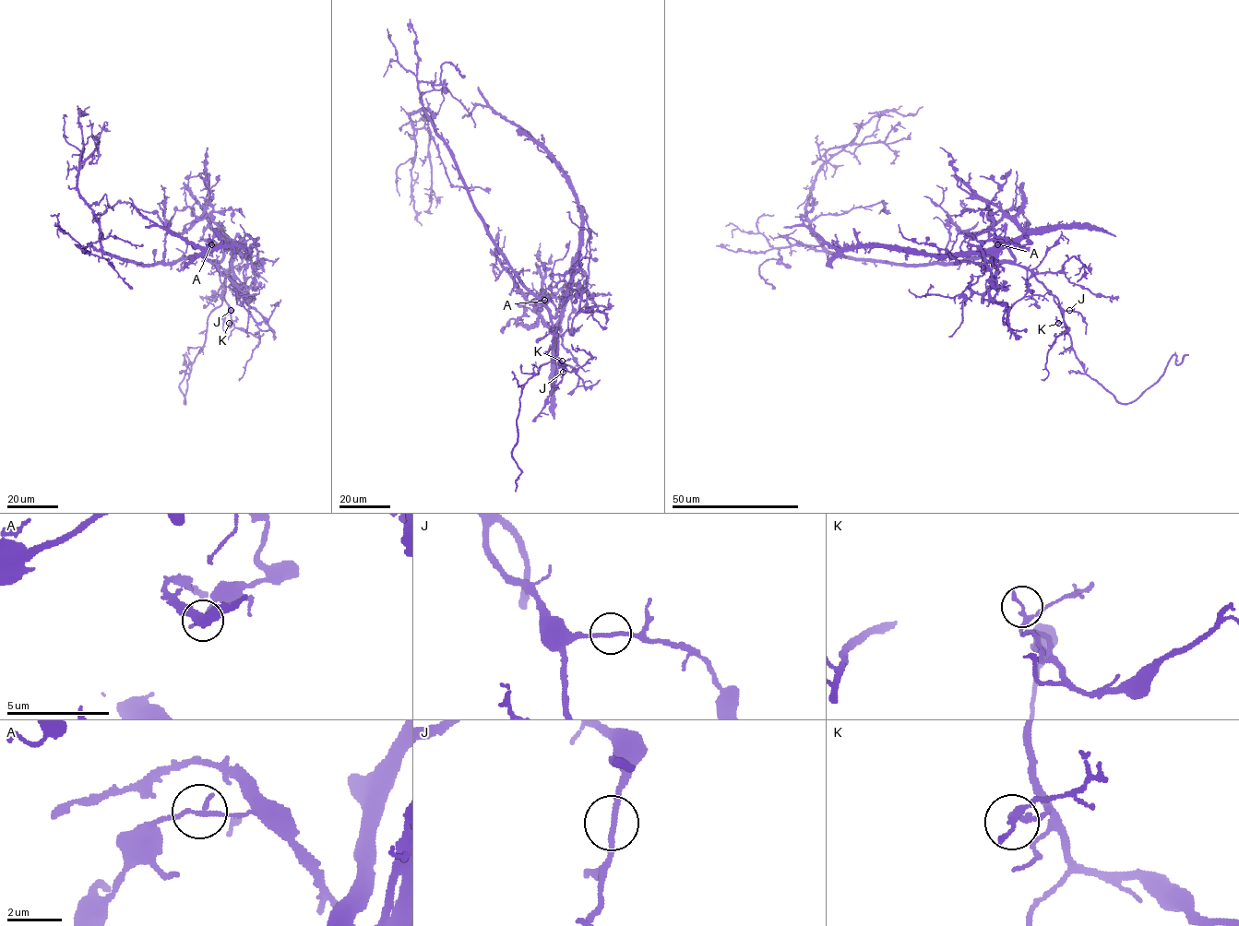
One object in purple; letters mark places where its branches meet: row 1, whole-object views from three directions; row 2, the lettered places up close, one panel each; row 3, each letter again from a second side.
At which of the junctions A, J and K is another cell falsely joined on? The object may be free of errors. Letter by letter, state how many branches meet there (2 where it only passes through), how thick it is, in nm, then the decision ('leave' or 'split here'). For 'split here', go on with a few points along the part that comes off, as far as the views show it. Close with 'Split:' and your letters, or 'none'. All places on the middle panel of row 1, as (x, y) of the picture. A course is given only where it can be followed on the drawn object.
A: 2 branches meet; 160 nm thick; split here; foreign part runs (544, 301), (559, 312), (568, 293), (580, 247), (577, 195), (555, 161), (518, 126), (479, 104), (462, 118)
J: 2 branches meet; 180 nm thick; leave
K: 2 branches meet; 200 nm thick; leave
Split: A

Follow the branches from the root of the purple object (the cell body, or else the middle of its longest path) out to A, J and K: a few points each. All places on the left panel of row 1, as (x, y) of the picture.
A: (190, 256), (220, 261), (227, 237), (209, 226), (202, 237), (212, 243)
J: (190, 256), (214, 260), (225, 272), (224, 300), (231, 310)
K: (190, 256), (214, 260), (225, 272), (224, 300), (231, 311), (232, 322), (229, 323)

